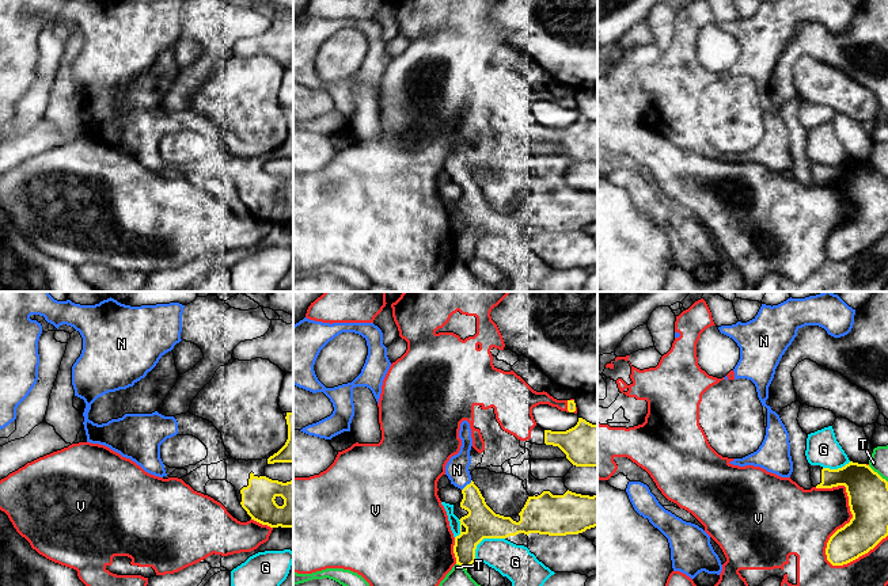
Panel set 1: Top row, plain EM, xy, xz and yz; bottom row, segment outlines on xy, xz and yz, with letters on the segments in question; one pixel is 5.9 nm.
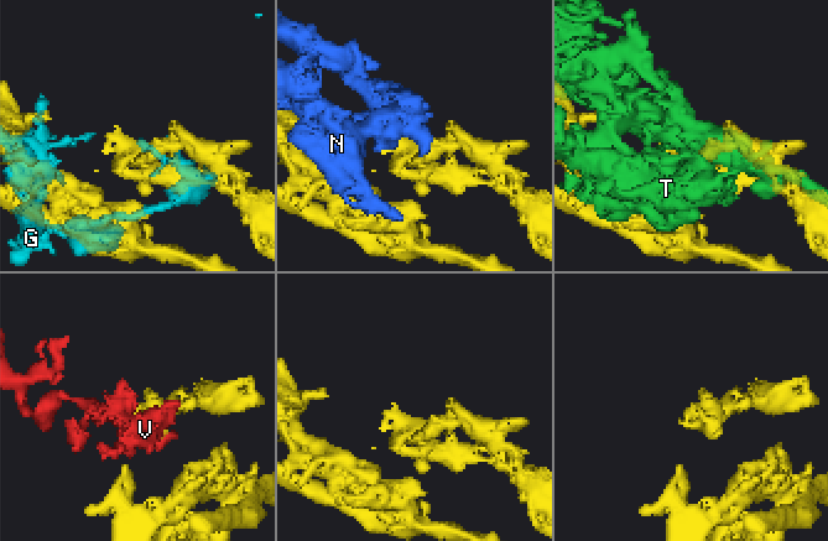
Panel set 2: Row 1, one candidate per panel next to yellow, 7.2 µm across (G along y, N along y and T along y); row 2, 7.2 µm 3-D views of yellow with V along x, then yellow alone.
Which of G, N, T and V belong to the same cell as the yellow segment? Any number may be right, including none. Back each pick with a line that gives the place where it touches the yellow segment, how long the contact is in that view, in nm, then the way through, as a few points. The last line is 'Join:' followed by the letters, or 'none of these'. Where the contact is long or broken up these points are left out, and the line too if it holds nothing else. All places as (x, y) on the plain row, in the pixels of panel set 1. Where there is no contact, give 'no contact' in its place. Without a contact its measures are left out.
N: meets yellow in xz at (466, 182); contact 90 nm long; runs through xz (481, 219), (478, 205), (466, 182), (456, 166)
Join: N

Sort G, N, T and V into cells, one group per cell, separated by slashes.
G / N / T / V

